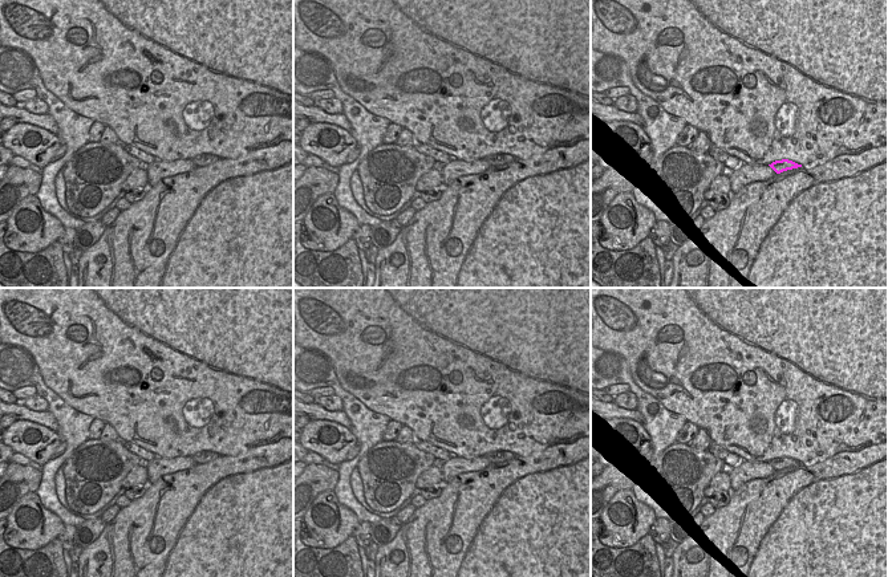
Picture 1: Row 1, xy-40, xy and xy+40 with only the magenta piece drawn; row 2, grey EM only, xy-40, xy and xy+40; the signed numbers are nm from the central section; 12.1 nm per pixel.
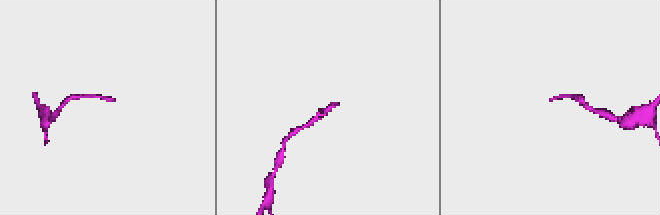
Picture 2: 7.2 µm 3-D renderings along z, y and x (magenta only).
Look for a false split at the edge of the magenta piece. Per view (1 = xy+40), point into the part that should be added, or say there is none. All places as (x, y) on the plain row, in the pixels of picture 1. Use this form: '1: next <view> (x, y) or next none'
1: next none

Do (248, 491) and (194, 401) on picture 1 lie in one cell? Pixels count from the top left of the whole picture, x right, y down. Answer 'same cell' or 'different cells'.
different cells

